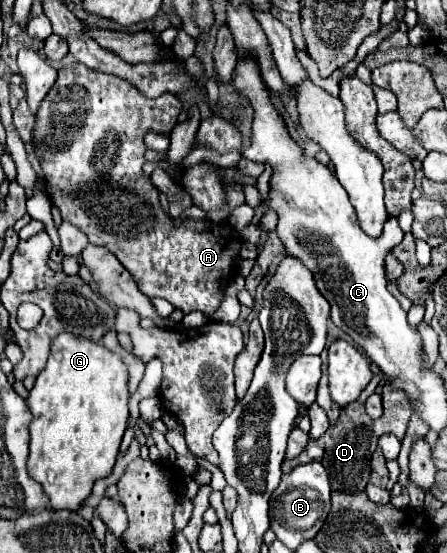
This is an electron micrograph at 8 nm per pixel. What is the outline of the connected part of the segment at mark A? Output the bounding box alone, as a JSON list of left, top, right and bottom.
[32,64,242,318]

